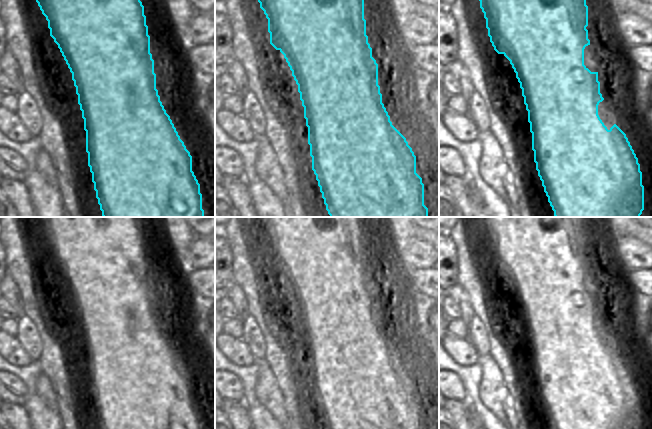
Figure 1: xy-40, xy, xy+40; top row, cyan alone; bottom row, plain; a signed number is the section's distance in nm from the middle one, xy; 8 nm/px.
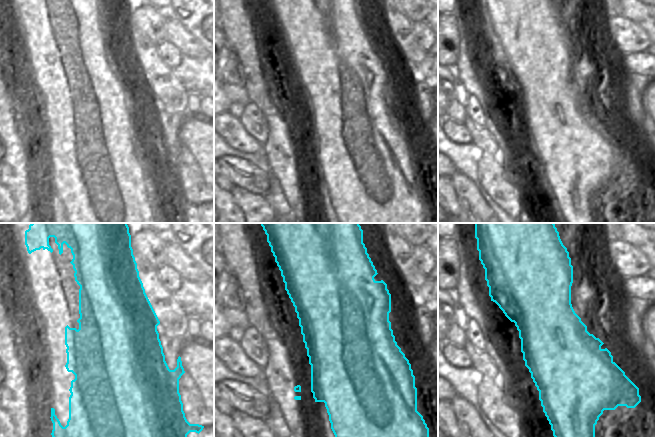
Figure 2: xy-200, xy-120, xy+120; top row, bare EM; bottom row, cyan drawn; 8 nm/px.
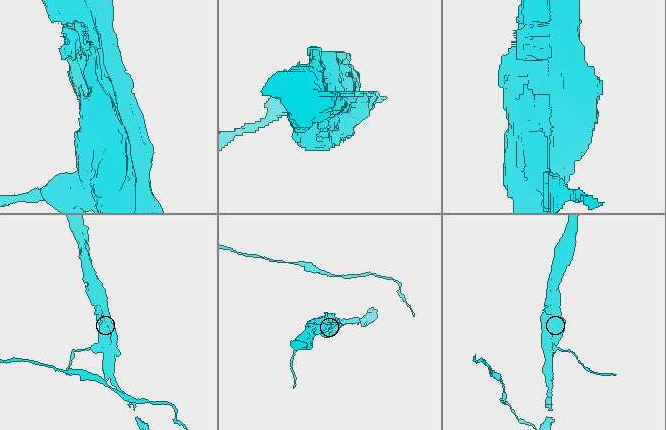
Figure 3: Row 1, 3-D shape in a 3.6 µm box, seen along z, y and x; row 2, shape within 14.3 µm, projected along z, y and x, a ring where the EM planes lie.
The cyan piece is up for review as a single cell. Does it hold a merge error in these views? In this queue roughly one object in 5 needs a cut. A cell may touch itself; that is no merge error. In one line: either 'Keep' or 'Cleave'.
Cleave

